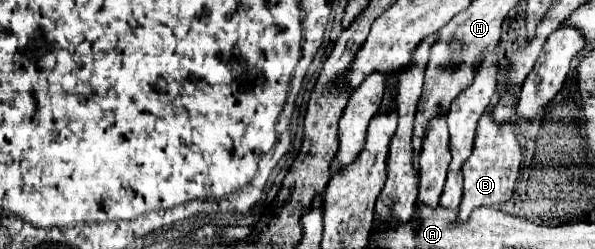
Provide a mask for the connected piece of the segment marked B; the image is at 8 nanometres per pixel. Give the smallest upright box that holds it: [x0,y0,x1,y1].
[458,109,522,221]

